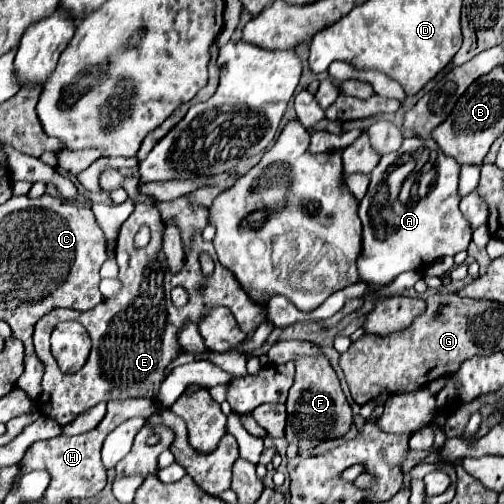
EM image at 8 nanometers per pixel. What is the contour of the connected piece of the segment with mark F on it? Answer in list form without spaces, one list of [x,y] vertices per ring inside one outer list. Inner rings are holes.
[[[294,357],[296,377],[290,387],[290,395],[286,401],[288,425],[286,425],[286,441],[296,443],[300,451],[314,449],[320,441],[338,439],[348,433],[354,423],[352,407],[346,395],[340,389],[340,381],[326,357]]]

